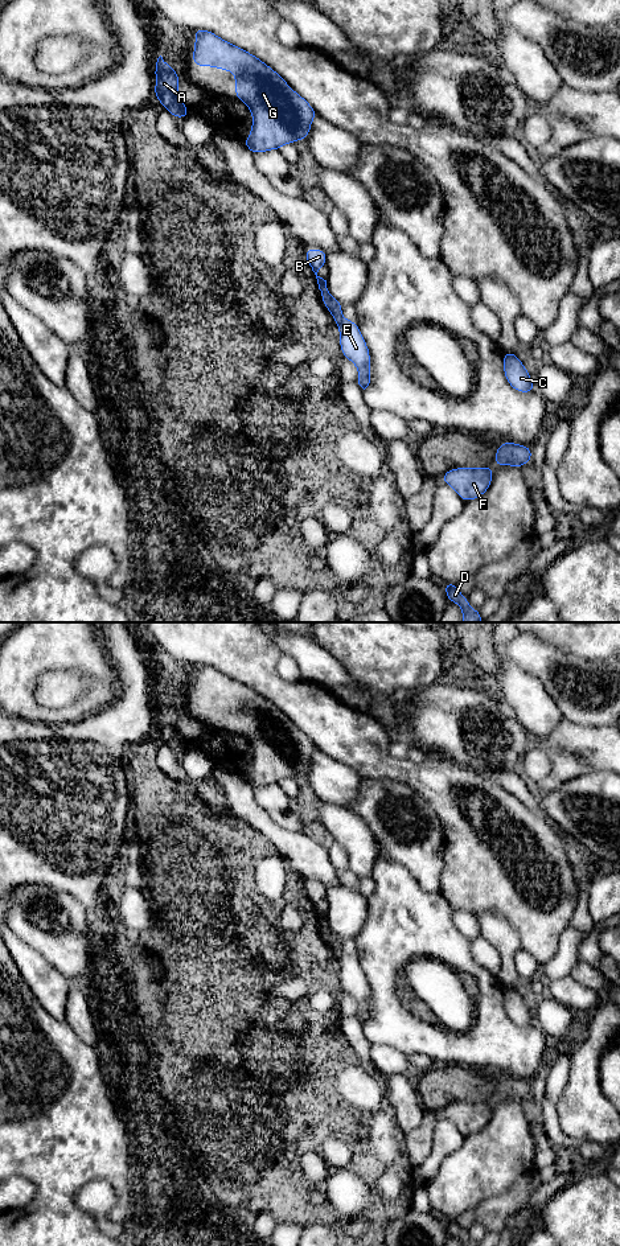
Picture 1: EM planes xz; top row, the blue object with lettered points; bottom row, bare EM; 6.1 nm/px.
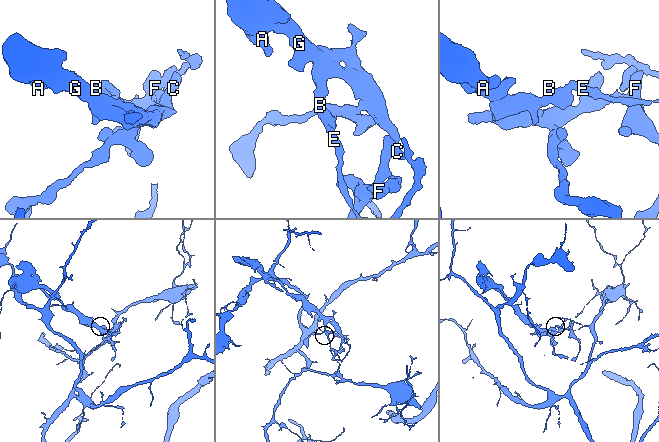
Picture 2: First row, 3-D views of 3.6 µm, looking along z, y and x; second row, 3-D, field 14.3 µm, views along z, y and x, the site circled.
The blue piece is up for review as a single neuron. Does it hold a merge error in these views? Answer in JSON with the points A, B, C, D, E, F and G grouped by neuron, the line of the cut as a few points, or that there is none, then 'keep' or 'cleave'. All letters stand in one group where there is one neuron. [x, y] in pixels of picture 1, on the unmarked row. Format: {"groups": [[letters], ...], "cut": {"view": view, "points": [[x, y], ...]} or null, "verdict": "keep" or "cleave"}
{"groups": [["A", "B", "C", "F", "G"], ["D", "E"]], "cut": {"view": "xz", "points": [[329, 942], [340, 946]]}, "verdict": "cleave"}

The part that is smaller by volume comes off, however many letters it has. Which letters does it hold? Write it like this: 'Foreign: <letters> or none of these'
Foreign: A, B, C, F, G

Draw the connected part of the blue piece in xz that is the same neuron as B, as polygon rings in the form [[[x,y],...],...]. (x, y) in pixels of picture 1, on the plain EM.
[[[307,883],[305,884],[305,893],[309,897],[311,904],[315,906],[316,913],[317,913],[317,918],[319,918],[319,924],[321,928],[321,934],[324,937],[324,939],[328,943],[334,943],[337,946],[341,946],[342,943],[342,938],[338,937],[329,926],[328,926],[328,920],[327,920],[327,914],[324,914],[323,912],[320,912],[317,909],[319,904],[323,900],[327,900],[327,887],[319,883]]]

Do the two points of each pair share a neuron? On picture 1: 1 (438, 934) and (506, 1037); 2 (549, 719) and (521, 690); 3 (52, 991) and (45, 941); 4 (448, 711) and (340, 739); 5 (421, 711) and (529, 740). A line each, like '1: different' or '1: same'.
1: same
2: same
3: different
4: different
5: same

